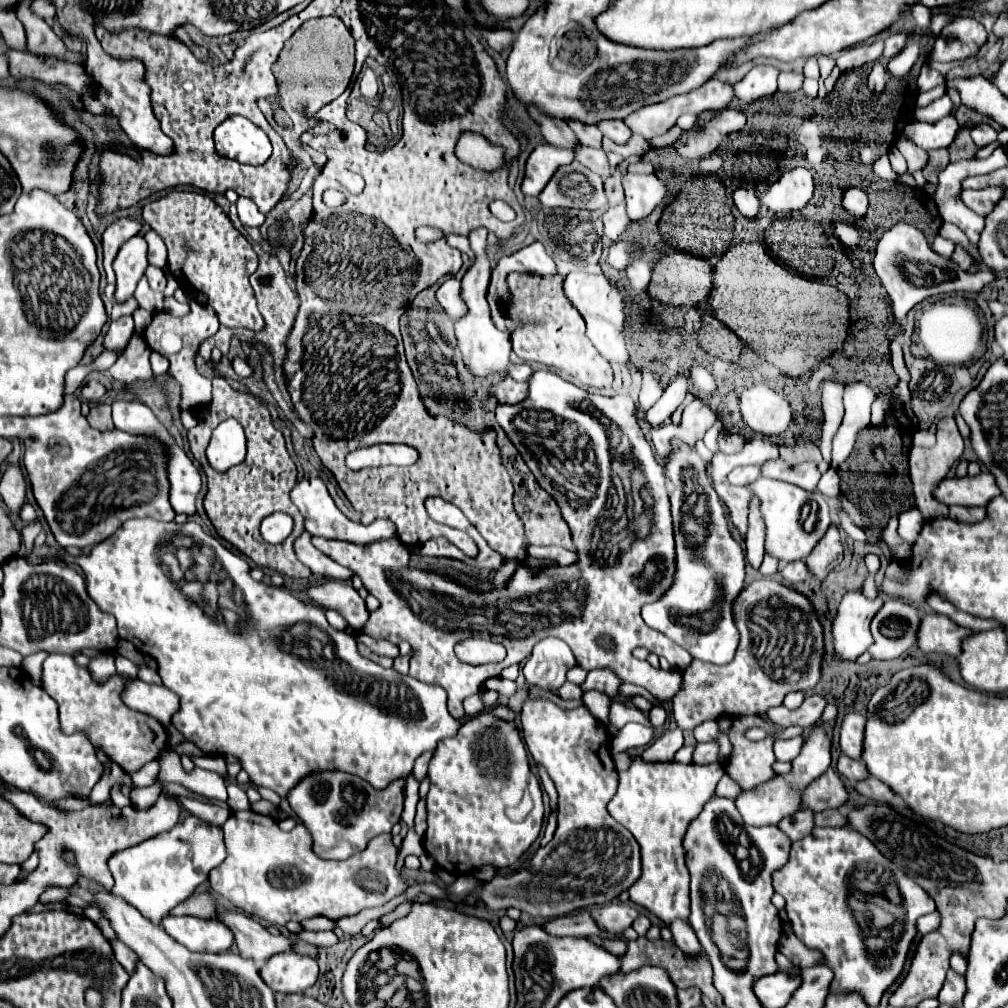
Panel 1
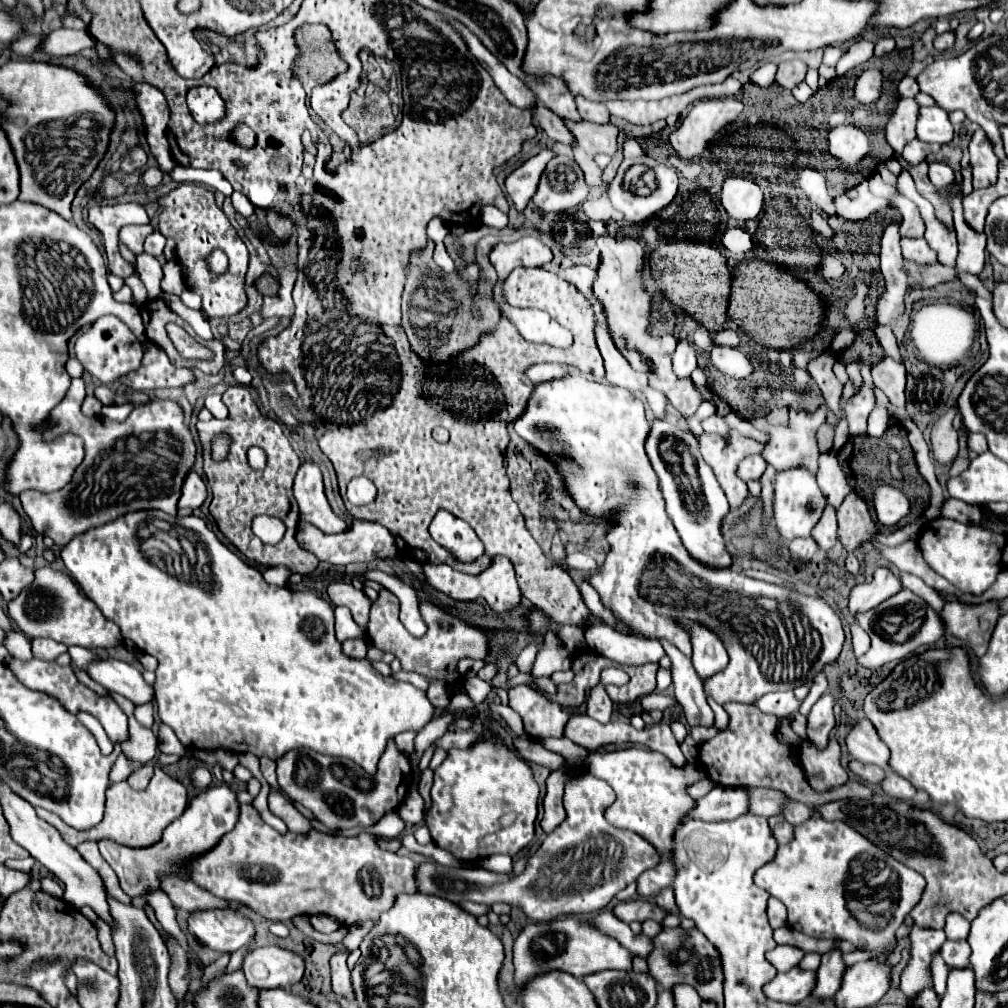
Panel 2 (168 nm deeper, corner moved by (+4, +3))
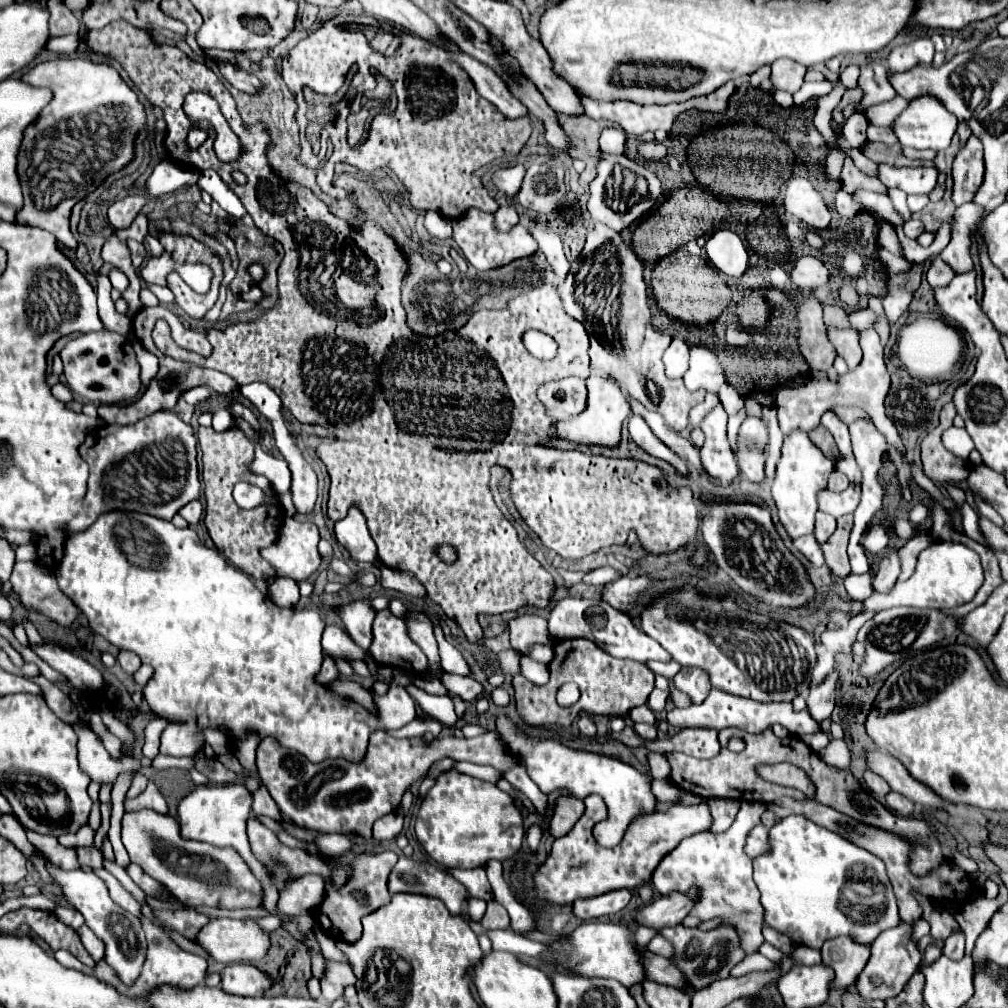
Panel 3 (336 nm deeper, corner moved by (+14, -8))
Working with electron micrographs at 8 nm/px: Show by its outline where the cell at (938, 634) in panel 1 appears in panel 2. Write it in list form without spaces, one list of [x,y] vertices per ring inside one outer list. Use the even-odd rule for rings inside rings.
[[[988,600],[982,604],[950,602],[944,606],[940,616],[944,618],[950,634],[964,640],[972,654],[984,656],[992,630],[1000,616],[1000,606],[996,600]]]

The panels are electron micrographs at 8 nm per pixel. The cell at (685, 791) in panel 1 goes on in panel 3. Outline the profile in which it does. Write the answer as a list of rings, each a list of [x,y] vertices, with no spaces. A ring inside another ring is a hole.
[[[500,715],[496,719],[498,731],[502,739],[506,741],[508,749],[516,753],[518,759],[526,761],[528,775],[530,779],[540,787],[542,793],[550,793],[554,789],[566,789],[578,799],[584,799],[590,793],[598,793],[604,797],[606,807],[608,807],[608,817],[600,823],[596,823],[594,837],[602,847],[612,847],[618,845],[620,839],[624,837],[628,825],[642,817],[642,815],[652,815],[656,813],[656,799],[650,795],[650,781],[652,777],[648,773],[636,771],[632,765],[622,763],[620,759],[606,757],[606,755],[596,755],[596,753],[586,753],[586,751],[572,751],[556,741],[534,741],[524,737],[516,725]]]

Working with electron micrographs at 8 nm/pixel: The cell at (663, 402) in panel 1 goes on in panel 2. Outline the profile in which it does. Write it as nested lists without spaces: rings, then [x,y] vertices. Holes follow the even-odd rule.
[[[680,340],[674,350],[674,372],[678,378],[688,378],[692,370],[698,366],[696,350],[688,340]]]

